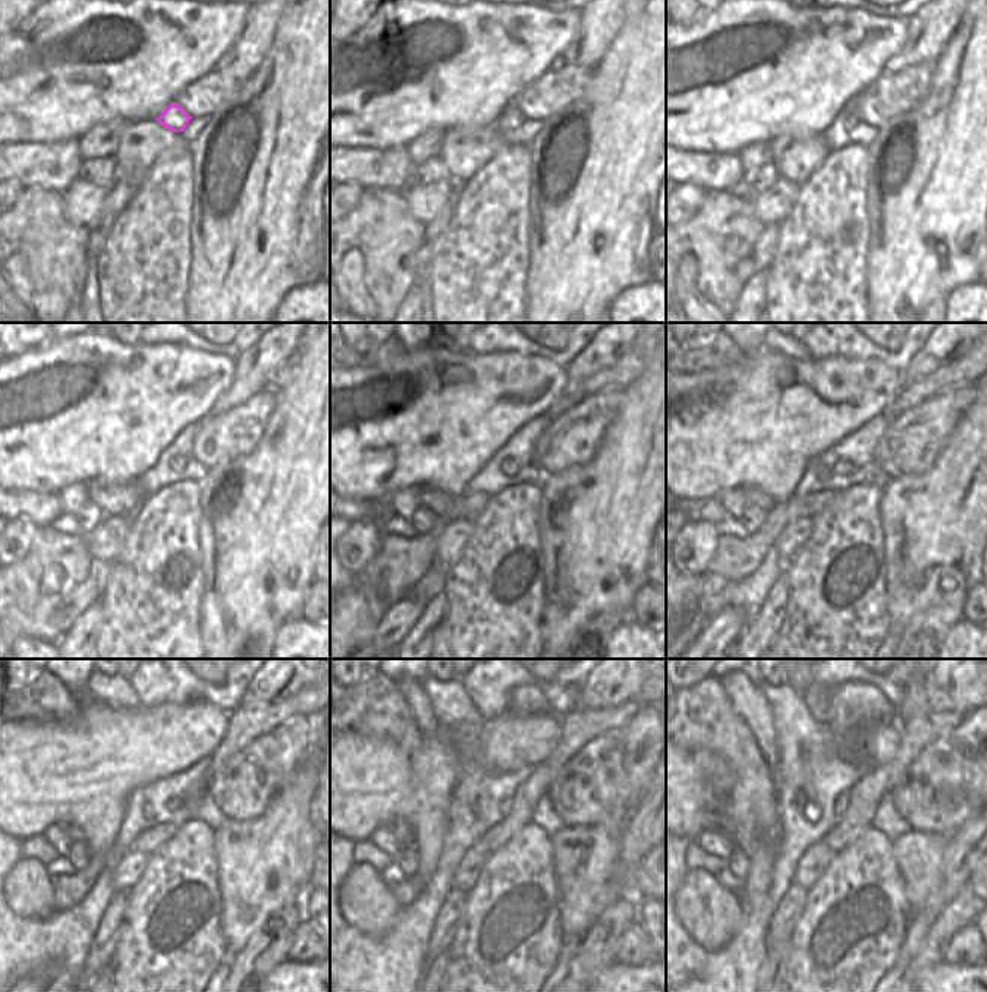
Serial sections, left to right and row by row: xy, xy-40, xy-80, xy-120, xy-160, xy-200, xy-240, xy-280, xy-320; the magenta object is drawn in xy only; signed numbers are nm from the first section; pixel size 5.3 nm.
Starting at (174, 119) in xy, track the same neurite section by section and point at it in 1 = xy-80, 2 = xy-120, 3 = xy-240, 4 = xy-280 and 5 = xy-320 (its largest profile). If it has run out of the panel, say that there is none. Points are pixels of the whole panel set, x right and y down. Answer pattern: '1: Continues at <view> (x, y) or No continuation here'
1: Continues at xy-80 (851, 122)
2: Continues at xy-120 (182, 461)
3: Continues at xy-240 (173, 803)
4: Continues at xy-280 (506, 805)
5: Continues at xy-320 (842, 800)

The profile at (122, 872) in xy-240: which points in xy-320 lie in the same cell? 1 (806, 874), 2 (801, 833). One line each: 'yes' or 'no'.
1: yes
2: no

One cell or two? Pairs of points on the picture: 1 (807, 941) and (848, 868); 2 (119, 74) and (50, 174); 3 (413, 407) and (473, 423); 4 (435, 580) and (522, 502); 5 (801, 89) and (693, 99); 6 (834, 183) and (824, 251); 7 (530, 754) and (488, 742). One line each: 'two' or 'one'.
1: one
2: two
3: one
4: two
5: one
6: one
7: one

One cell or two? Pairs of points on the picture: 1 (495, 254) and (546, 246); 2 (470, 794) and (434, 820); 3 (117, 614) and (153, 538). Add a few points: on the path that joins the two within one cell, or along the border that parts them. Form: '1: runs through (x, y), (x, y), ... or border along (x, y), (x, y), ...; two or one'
1: border along (531, 215), (528, 276), (524, 284); two
2: border along (458, 775), (450, 797), (447, 832), (443, 844); two
3: runs through (137, 595), (153, 578), (153, 557); one

